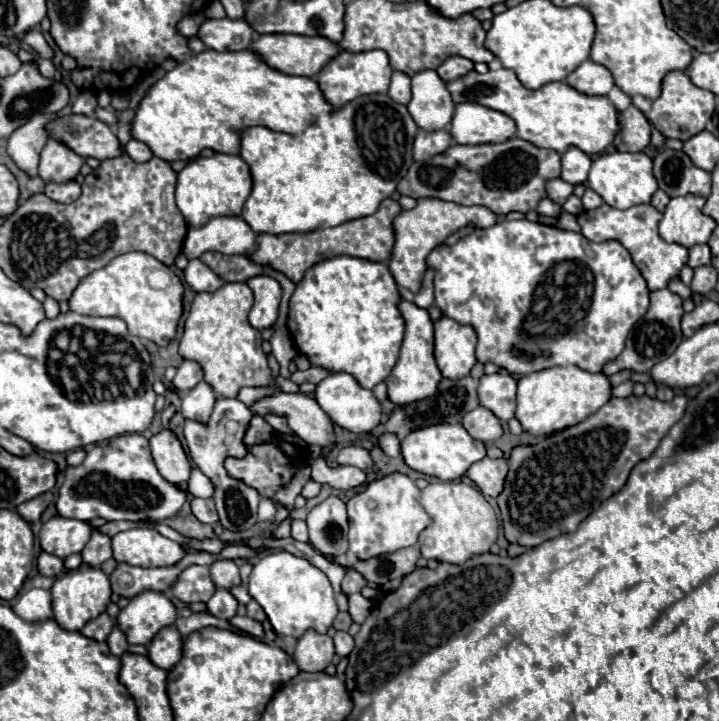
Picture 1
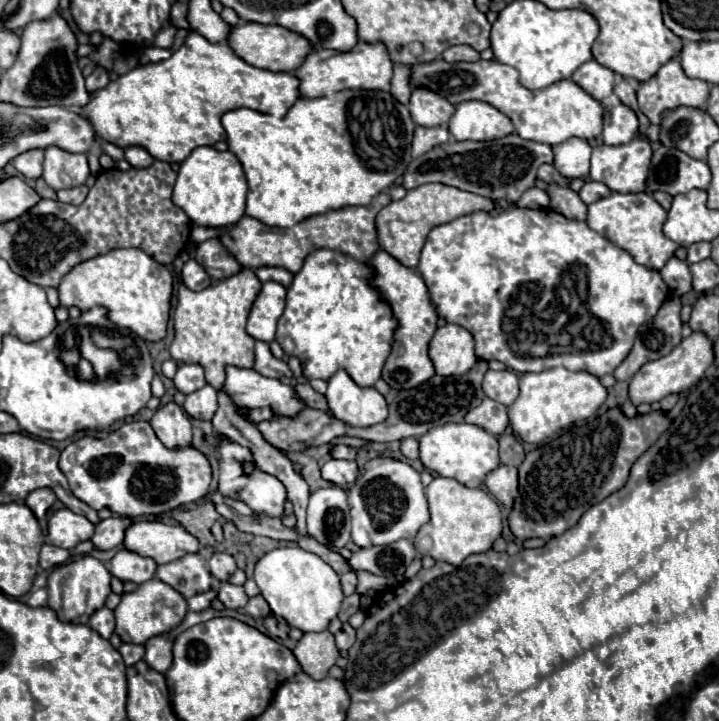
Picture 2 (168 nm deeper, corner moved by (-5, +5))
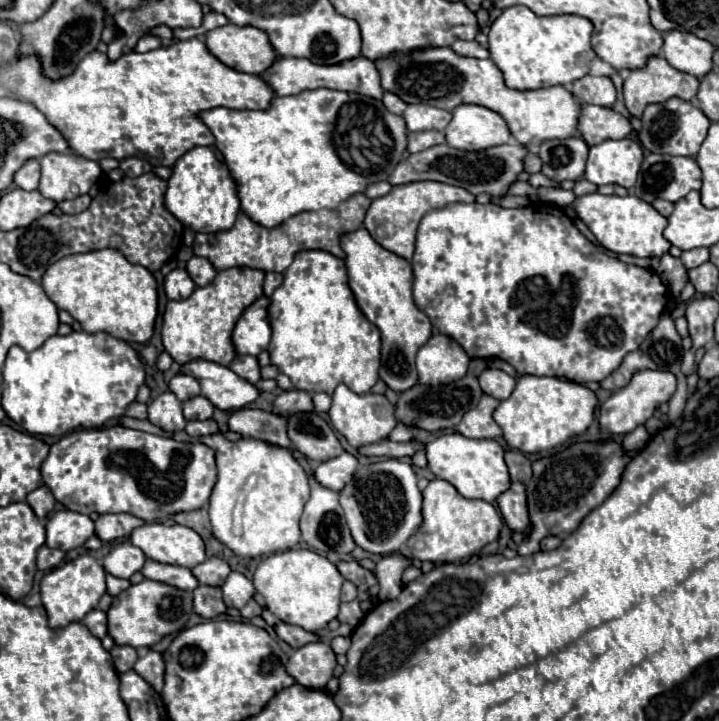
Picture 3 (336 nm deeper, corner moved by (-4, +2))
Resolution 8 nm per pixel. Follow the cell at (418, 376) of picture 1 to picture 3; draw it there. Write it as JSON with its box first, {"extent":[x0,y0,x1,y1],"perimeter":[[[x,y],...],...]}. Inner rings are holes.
{"extent":[341,228,431,392],"perimeter":[[[359,228],[349,234],[341,234],[341,246],[345,256],[345,266],[349,274],[349,286],[357,298],[361,312],[367,316],[371,324],[375,324],[381,332],[381,380],[395,392],[409,390],[417,384],[417,368],[415,354],[419,346],[423,346],[431,338],[431,322],[429,318],[415,306],[411,286],[413,272],[409,260],[385,250],[377,244],[365,228]]]}

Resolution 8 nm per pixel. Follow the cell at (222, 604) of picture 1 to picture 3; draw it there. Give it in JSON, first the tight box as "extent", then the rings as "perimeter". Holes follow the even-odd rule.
{"extent":[221,572,255,610],"perimeter":[[[231,572],[227,576],[227,582],[221,586],[221,590],[223,590],[223,602],[229,608],[237,608],[237,610],[241,610],[255,594],[253,582],[245,578],[241,572]]]}

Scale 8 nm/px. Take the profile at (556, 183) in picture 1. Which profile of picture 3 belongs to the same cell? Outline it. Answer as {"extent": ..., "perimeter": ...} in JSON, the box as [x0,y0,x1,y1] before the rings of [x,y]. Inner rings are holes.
{"extent":[523,152,543,174],"perimeter":[[[527,152],[527,158],[525,158],[523,162],[525,162],[525,172],[527,172],[527,174],[541,172],[541,166],[543,166],[543,162],[541,162],[541,158],[539,158],[535,152]]]}

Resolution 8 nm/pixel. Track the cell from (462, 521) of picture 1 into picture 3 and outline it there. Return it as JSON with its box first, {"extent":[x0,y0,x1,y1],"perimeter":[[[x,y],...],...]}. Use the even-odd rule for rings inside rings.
{"extent":[407,478,503,562],"perimeter":[[[433,478],[423,490],[423,522],[419,530],[407,540],[413,558],[429,562],[461,562],[479,552],[485,544],[495,542],[503,520],[497,508],[485,500],[463,498],[447,480]]]}

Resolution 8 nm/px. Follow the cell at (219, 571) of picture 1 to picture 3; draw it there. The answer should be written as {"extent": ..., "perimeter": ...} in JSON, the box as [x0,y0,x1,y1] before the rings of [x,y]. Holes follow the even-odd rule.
{"extent":[191,558,231,586],"perimeter":[[[207,558],[205,562],[201,562],[199,566],[191,568],[193,576],[199,580],[199,584],[207,584],[207,586],[223,586],[225,578],[229,576],[231,568],[225,560],[221,558]]]}

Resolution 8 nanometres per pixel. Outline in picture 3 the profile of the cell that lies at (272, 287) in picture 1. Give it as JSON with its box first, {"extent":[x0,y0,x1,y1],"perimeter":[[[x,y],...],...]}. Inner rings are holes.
{"extent":[231,296,271,356],"perimeter":[[[267,296],[255,300],[237,320],[231,332],[231,342],[237,354],[257,356],[267,348],[267,342],[271,340],[271,326],[267,322],[267,302]]]}

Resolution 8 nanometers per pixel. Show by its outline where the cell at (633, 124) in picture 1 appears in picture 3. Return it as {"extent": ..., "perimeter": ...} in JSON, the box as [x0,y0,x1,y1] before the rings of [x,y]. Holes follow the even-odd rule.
{"extent":[577,104,633,146],"perimeter":[[[589,104],[581,106],[577,128],[589,146],[595,146],[607,138],[621,140],[633,132],[629,120],[619,112],[603,106],[589,106]]]}

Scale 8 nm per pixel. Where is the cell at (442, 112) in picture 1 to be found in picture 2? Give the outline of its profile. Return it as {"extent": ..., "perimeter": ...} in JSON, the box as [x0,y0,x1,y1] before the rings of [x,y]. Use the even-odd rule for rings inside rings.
{"extent":[408,87,454,127],"perimeter":[[[416,87],[408,107],[412,119],[422,127],[448,125],[450,117],[454,115],[454,105],[448,103],[448,99],[442,95],[436,95],[436,91],[428,91],[428,87]]]}

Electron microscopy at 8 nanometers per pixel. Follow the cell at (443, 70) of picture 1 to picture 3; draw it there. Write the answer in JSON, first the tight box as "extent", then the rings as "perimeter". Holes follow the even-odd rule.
{"extent":[451,40,489,58],"perimeter":[[[457,40],[453,46],[451,46],[457,54],[461,56],[473,56],[473,58],[489,58],[489,52],[487,48],[483,48],[479,42],[475,40]]]}

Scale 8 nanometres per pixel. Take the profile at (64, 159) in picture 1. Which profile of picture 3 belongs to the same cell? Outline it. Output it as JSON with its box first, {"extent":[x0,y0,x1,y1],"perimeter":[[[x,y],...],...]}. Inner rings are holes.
{"extent":[39,152,101,202],"perimeter":[[[51,152],[41,158],[39,192],[55,202],[71,200],[77,194],[87,194],[99,176],[101,168],[97,162],[71,152]]]}

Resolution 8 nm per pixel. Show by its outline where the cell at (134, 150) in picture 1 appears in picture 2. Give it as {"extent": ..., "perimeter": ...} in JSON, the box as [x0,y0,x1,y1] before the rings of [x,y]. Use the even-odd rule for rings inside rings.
{"extent":[126,147,154,167],"perimeter":[[[128,147],[126,161],[132,167],[150,167],[154,163],[154,157],[148,155],[148,151],[144,151],[144,147]]]}

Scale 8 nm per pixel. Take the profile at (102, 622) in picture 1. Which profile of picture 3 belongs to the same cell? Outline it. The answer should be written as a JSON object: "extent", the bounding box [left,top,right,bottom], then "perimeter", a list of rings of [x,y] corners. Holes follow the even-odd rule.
{"extent":[83,610,107,638],"perimeter":[[[91,610],[85,618],[83,618],[83,624],[91,630],[91,634],[95,634],[97,638],[103,638],[107,636],[107,616],[103,610]]]}

